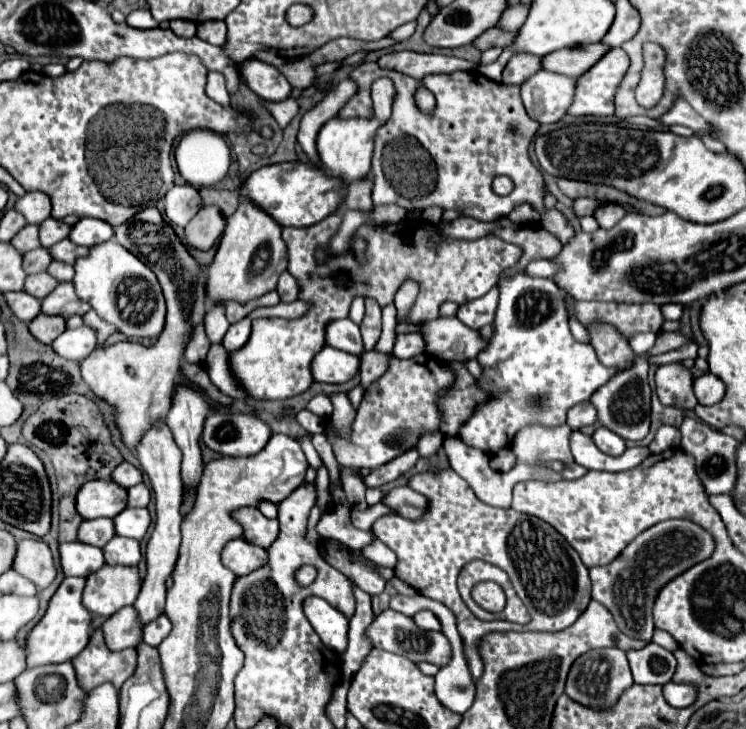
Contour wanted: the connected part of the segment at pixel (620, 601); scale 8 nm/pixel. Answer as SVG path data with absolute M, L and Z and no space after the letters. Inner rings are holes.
M665 520L641 532L611 564L589 568L593 582L593 600L601 602L615 618L623 634L631 638L651 640L653 636L653 604L657 592L711 554L711 536L691 520Z

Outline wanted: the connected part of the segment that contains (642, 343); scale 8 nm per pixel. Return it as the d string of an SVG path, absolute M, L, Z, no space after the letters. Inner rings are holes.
M637 334L629 340L629 346L633 346L633 352L639 356L639 354L645 354L649 352L653 346L655 346L655 334Z

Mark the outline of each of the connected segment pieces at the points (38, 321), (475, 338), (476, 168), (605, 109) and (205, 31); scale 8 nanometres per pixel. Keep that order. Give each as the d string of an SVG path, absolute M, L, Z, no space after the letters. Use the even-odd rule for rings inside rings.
M39 314L37 318L33 318L29 322L31 334L43 342L43 344L51 344L59 334L65 332L65 318L59 316L47 316L47 314Z
M439 316L431 322L419 322L419 332L425 340L425 352L443 362L467 362L487 346L477 330L467 328L457 318Z
M361 62L349 78L355 80L357 92L349 102L339 110L337 118L371 118L373 104L371 104L371 84L381 78L389 76L395 82L395 102L393 102L393 114L391 118L377 130L375 134L375 150L373 150L373 204L375 206L387 206L397 204L407 210L425 210L429 206L439 206L443 210L459 210L461 216L475 218L479 222L491 222L501 216L507 216L517 204L521 202L533 202L537 210L541 212L543 224L547 230L551 230L563 244L575 234L569 222L563 218L561 212L551 210L543 214L543 198L545 198L545 182L539 172L539 168L529 160L529 144L535 138L539 130L539 122L531 120L523 108L519 86L507 86L499 82L491 82L479 72L451 72L451 74L429 74L423 78L423 84L435 94L437 108L431 116L421 114L413 106L413 92L417 90L419 82L407 74L401 74L397 70L383 70L377 66L377 62ZM507 174L515 188L509 196L497 196L491 188L493 178Z
M611 48L599 62L595 62L583 76L577 78L577 86L575 86L575 98L573 98L573 106L567 110L567 114L571 116L613 116L613 94L617 84L621 82L623 74L629 68L629 58L621 48Z
M223 20L221 22L201 22L197 28L197 36L201 40L205 40L209 44L217 44L217 46L223 44L225 32L227 32L227 28L225 28Z

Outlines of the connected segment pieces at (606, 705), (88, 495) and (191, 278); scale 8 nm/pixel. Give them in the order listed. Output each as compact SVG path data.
M599 648L583 654L583 658L573 662L565 684L565 694L587 708L609 710L629 686L633 686L633 678L625 652L619 648Z
M91 480L91 482L85 482L83 488L79 488L75 508L83 520L93 520L93 518L101 518L101 516L115 518L125 508L125 502L127 502L127 490L121 488L119 484L115 484L113 480Z
M145 210L135 214L131 222L123 222L115 228L117 242L147 264L163 288L167 300L167 322L155 346L143 346L133 340L117 342L107 348L95 348L89 358L81 362L81 378L91 392L105 400L115 410L115 424L121 432L121 442L129 450L137 450L139 438L155 424L165 420L171 408L173 386L179 380L179 362L193 324L203 322L207 312L205 280L199 278L201 266L189 256L187 248L177 240L169 224L163 222L157 210L151 210L151 218L145 218Z

